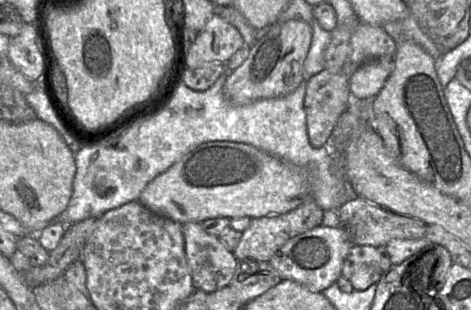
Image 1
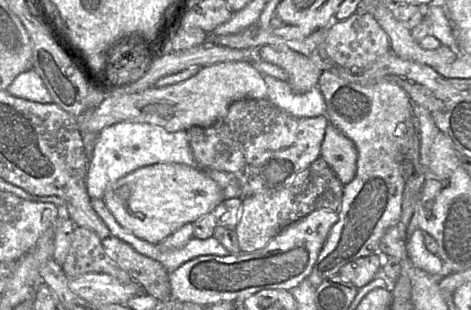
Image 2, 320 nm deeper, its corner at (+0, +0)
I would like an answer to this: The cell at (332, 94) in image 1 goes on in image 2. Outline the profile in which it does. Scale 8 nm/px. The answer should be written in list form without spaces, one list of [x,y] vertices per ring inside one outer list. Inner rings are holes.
[[[242,99],[233,102],[223,118],[209,127],[187,130],[190,148],[200,169],[215,169],[234,174],[242,189],[242,197],[274,193],[285,188],[303,169],[321,154],[328,119],[325,115],[298,118],[277,107],[268,99]]]

